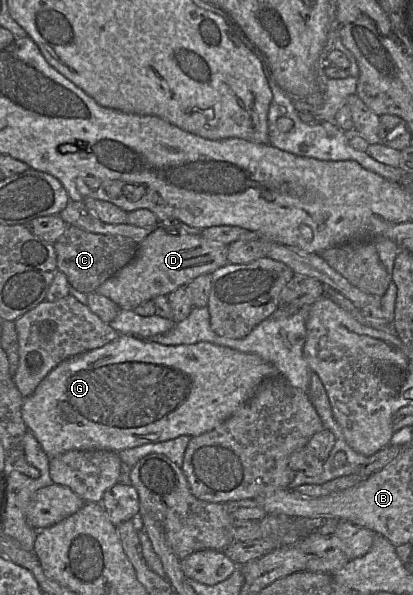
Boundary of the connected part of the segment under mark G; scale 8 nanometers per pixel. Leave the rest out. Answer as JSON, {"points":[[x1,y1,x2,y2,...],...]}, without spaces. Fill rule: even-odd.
{"points":[[120,334,115,340,102,347,70,357,57,365,37,386,34,393,23,399,21,415,27,430,33,434,49,458,56,457,70,450,107,450,118,453,124,449,168,441,181,435,187,435,192,438,211,431,246,403,264,379,276,374,278,374,277,370,272,364,253,353,240,352,210,342,162,345,133,335]]}

